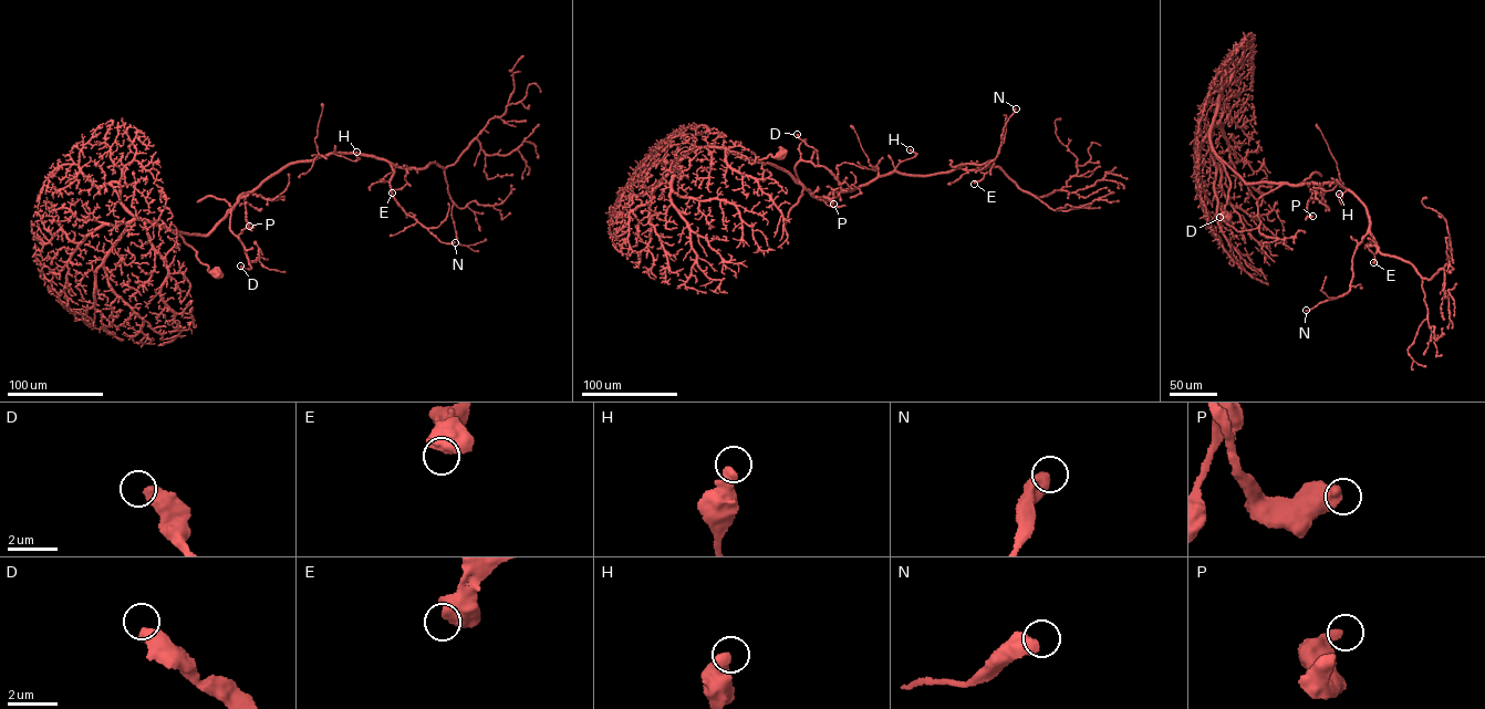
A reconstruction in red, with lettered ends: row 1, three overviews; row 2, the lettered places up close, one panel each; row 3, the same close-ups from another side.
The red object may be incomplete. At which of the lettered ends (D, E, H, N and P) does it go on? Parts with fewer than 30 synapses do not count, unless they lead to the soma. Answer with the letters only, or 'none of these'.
none of these

